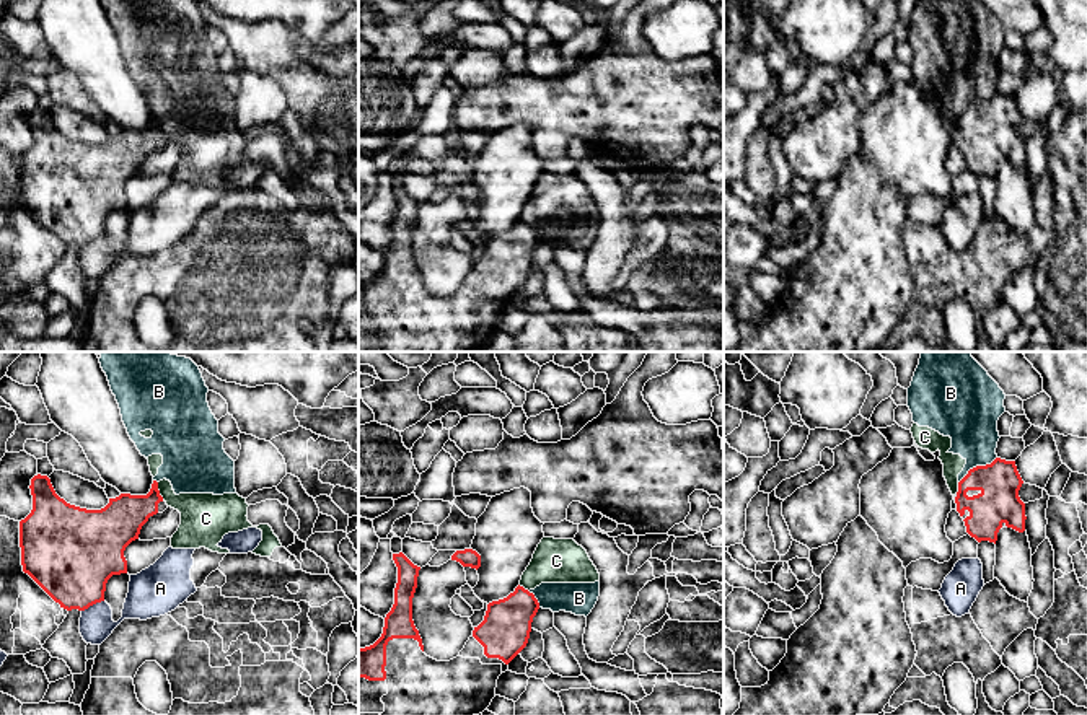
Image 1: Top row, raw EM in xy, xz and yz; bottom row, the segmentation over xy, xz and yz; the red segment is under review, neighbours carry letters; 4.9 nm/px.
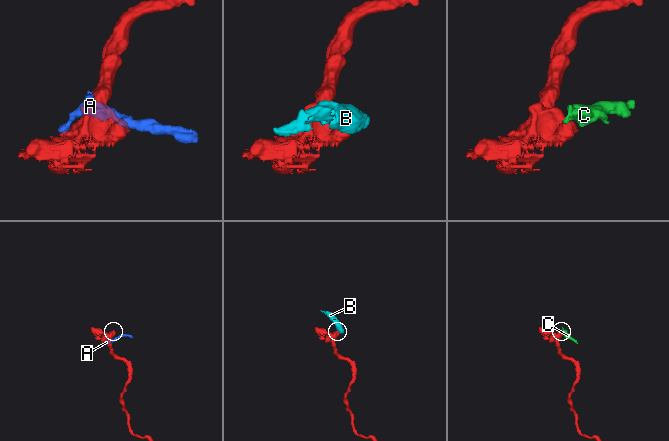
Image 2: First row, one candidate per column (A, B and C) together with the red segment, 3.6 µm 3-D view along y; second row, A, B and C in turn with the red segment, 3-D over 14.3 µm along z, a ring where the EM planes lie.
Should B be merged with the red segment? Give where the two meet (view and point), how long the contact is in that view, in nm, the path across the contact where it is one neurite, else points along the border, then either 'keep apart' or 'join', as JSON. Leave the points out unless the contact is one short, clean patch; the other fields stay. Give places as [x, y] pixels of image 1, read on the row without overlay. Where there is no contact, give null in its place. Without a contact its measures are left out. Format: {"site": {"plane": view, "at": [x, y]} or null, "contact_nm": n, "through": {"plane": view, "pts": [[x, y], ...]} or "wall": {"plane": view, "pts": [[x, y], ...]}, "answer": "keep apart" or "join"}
{"site": {"plane": "yz", "at": [976, 101]}, "contact_nm": 240, "wall": {"plane": "yz", "pts": [[996, 92], [990, 98], [973, 101], [959, 118]]}, "answer": "keep apart"}

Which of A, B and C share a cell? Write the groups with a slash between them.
A / B C

